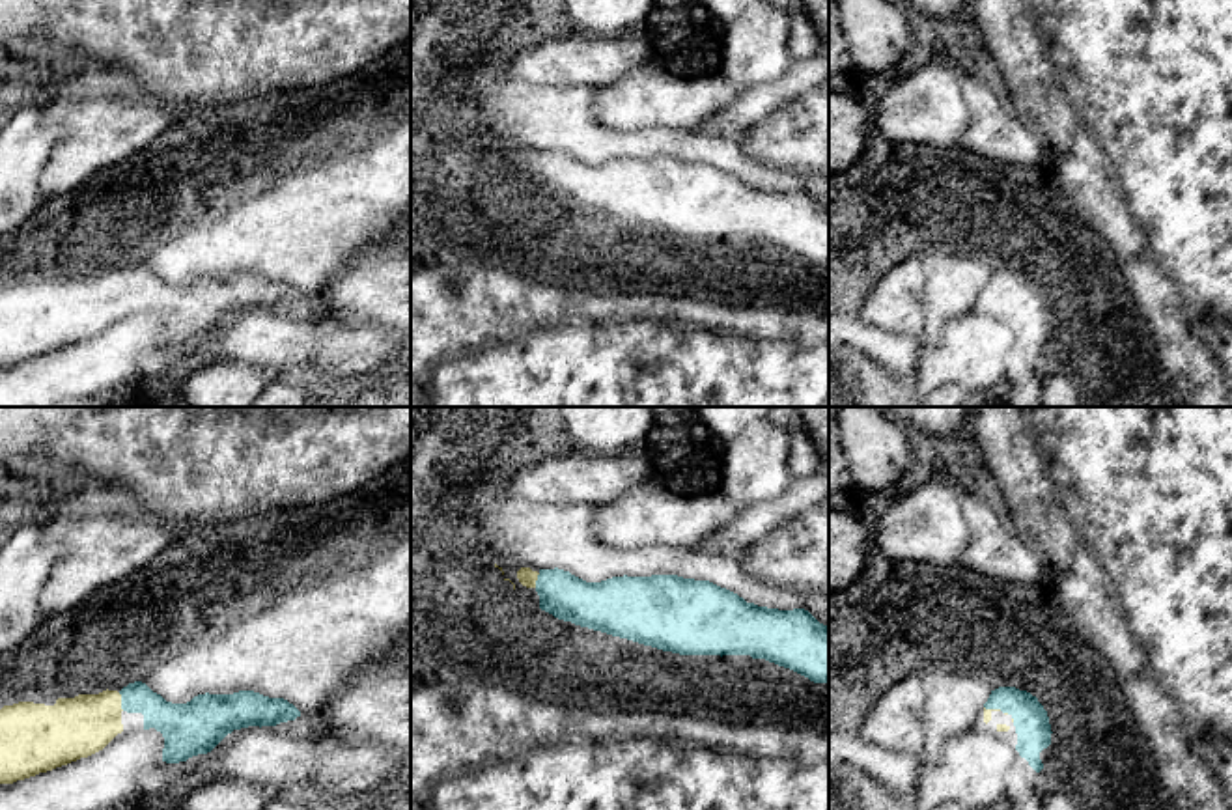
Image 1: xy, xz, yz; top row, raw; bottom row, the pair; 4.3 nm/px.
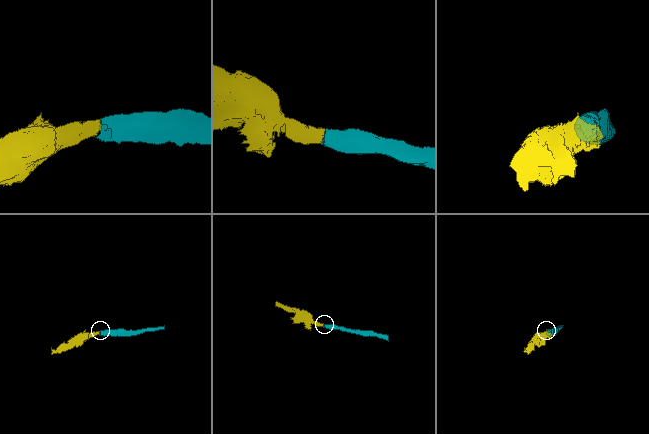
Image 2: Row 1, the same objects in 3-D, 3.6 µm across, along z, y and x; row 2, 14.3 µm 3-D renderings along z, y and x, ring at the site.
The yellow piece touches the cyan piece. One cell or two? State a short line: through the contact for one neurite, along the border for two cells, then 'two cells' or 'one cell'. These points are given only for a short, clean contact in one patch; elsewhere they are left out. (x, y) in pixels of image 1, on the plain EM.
line xy (73, 310), (120, 284), (148, 284), (174, 303); one cell

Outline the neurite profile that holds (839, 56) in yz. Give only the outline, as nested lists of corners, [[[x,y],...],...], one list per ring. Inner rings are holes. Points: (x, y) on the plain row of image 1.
[[[829,15],[829,78],[836,73],[855,75],[857,71],[838,26],[838,19]]]

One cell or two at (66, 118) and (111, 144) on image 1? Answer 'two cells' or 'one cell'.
one cell

